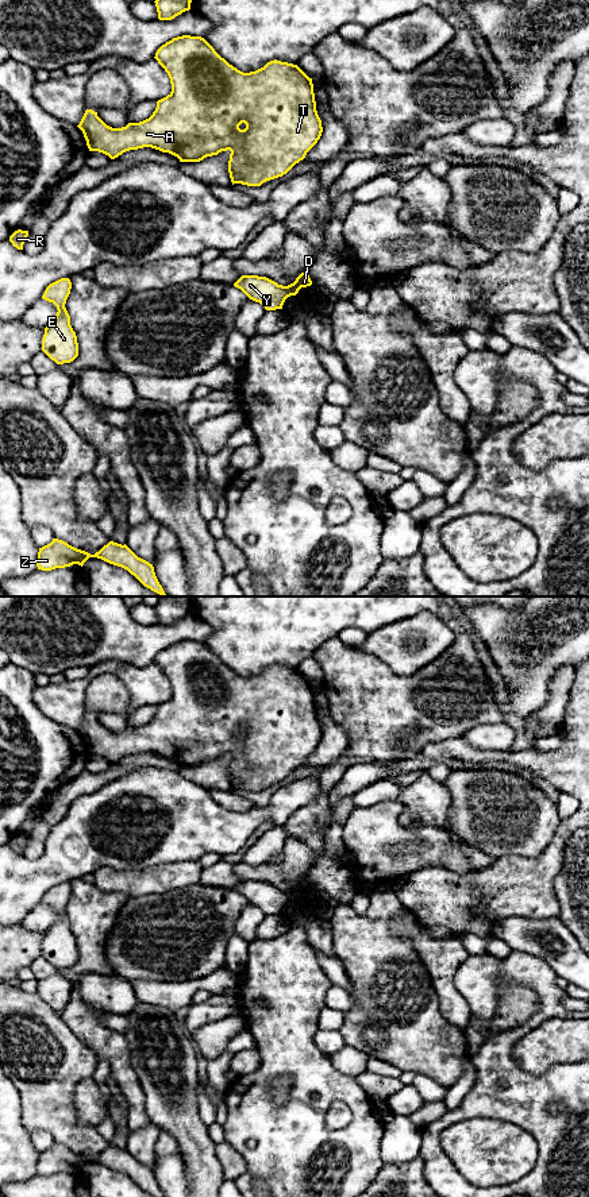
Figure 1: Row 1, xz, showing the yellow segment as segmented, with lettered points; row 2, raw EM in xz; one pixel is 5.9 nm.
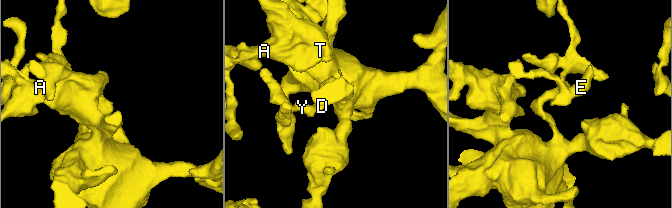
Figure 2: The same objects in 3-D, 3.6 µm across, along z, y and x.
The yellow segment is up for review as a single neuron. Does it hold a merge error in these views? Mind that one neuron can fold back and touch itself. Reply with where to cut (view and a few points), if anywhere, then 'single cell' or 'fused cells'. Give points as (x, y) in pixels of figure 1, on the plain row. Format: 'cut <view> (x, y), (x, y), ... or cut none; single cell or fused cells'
cut xz (284, 891), (291, 899); fused cells

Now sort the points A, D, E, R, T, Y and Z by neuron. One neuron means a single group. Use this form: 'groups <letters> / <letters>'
groups A D E R T Z / Y

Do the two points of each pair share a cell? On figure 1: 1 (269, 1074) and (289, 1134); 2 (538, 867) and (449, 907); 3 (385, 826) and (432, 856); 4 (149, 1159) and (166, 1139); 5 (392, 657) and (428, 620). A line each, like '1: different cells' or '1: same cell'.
1: same cell
2: same cell
3: same cell
4: different cells
5: same cell

